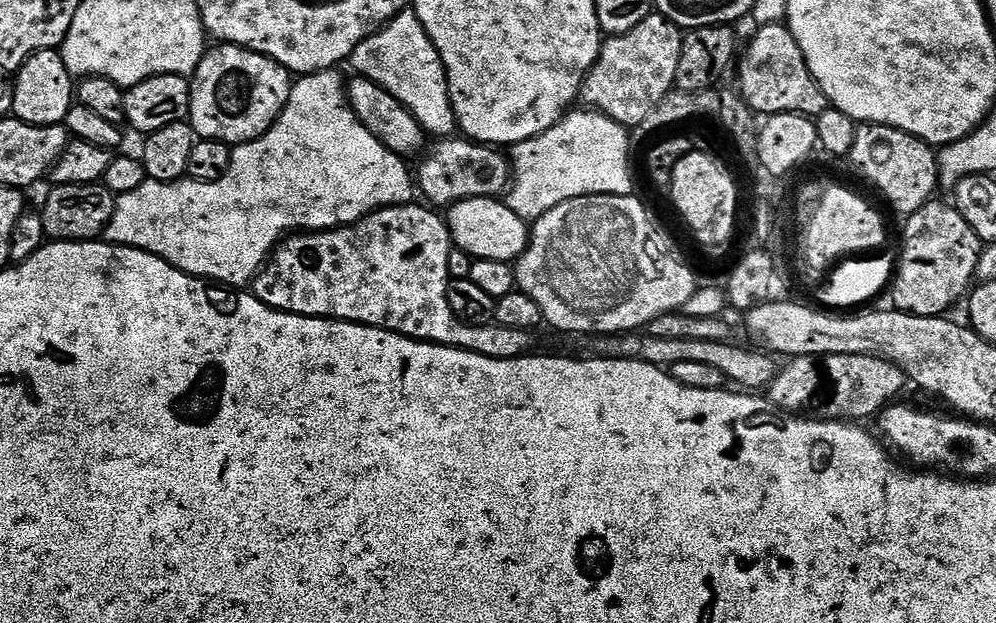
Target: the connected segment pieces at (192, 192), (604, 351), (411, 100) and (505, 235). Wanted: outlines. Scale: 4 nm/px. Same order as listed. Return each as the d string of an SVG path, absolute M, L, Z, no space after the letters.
M329 70L327 72L309 72L307 74L301 75L299 79L295 81L292 85L292 93L288 99L288 105L282 110L282 114L274 122L274 126L265 136L259 136L258 139L250 141L248 144L238 144L232 149L232 165L230 170L221 178L218 182L211 184L210 182L202 182L201 180L194 180L191 178L185 178L182 180L175 180L174 182L158 182L157 180L147 180L142 186L138 186L138 190L130 190L130 194L122 194L116 197L116 205L114 206L113 217L110 218L110 222L107 228L104 230L103 239L110 244L120 244L123 248L137 248L143 252L149 252L154 254L158 258L162 258L170 266L174 266L179 272L184 272L187 276L198 276L209 282L219 282L224 286L231 286L233 289L240 290L245 286L251 285L252 281L255 280L258 273L260 273L261 268L264 267L268 262L269 256L272 255L276 250L277 244L280 243L281 239L287 237L289 234L299 233L301 230L306 232L326 232L330 228L338 228L341 226L351 226L357 224L364 216L368 216L371 212L376 211L377 208L391 208L393 204L410 204L413 203L414 196L412 196L412 188L414 192L414 176L408 173L408 168L401 157L396 156L388 148L384 147L383 142L378 138L374 138L374 134L370 134L370 130L366 130L366 126L362 126L362 122L354 114L354 110L348 104L348 93L346 91L346 80L345 77L339 76L339 71Z
M624 334L604 343L608 344L601 346L599 352L601 357L618 360L645 360L648 364L659 364L661 366L671 366L678 362L703 362L706 366L714 366L717 370L722 370L722 374L726 374L729 382L744 390L767 389L774 375L774 367L772 368L771 362L768 361L770 356L767 351L747 352L744 348L735 348L735 343L725 340L722 342L706 342L705 340L691 340L690 338L663 340L647 334Z
M415 11L401 12L379 32L367 36L352 51L350 64L356 67L355 71L359 75L382 86L391 96L398 98L402 106L409 108L412 117L420 123L425 133L432 135L433 132L433 137L448 138L457 131L444 63Z
M490 196L466 198L462 202L453 204L447 209L446 223L452 235L453 245L468 252L477 260L512 264L519 260L520 255L528 248L529 221L514 214L508 203L500 198Z

